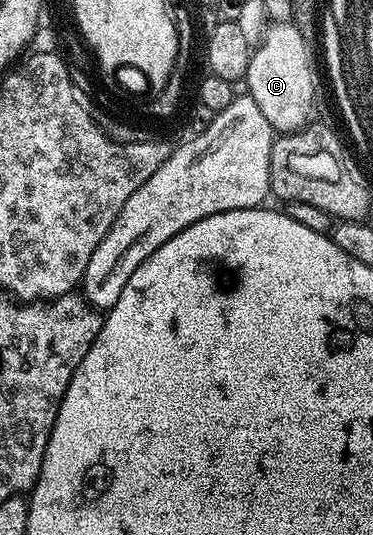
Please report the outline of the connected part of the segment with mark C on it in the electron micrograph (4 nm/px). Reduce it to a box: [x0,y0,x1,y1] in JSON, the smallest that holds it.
[244,21,314,131]

